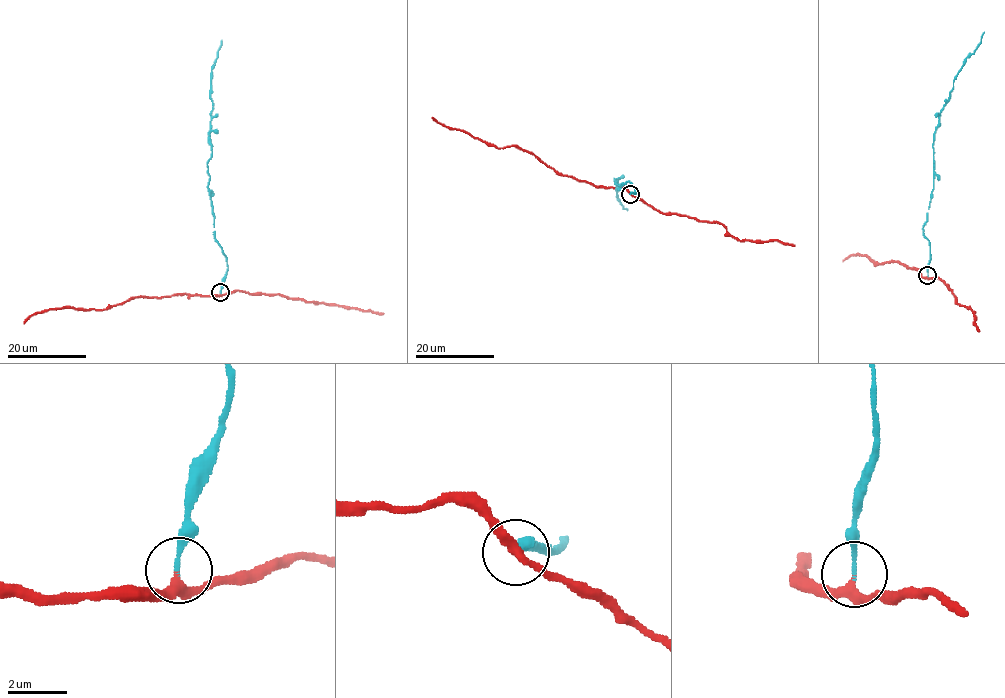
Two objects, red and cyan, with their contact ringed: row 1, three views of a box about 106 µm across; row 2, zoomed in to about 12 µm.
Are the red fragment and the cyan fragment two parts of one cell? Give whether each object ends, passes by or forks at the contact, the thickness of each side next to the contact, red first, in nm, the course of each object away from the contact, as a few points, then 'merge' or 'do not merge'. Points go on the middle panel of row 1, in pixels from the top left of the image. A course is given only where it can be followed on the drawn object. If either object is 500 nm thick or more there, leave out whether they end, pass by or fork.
red passes by; cyan ends there; 280 nm thick on the red side, 160 nm on the other; red runs (630, 194), (621, 186), (598, 187), (559, 175), (533, 155), (514, 146), (496, 148), (432, 117); cyan runs (630, 194), (636, 191), (631, 183), (628, 181), (618, 186), (614, 178), (618, 178), (617, 200), (627, 210); merge

